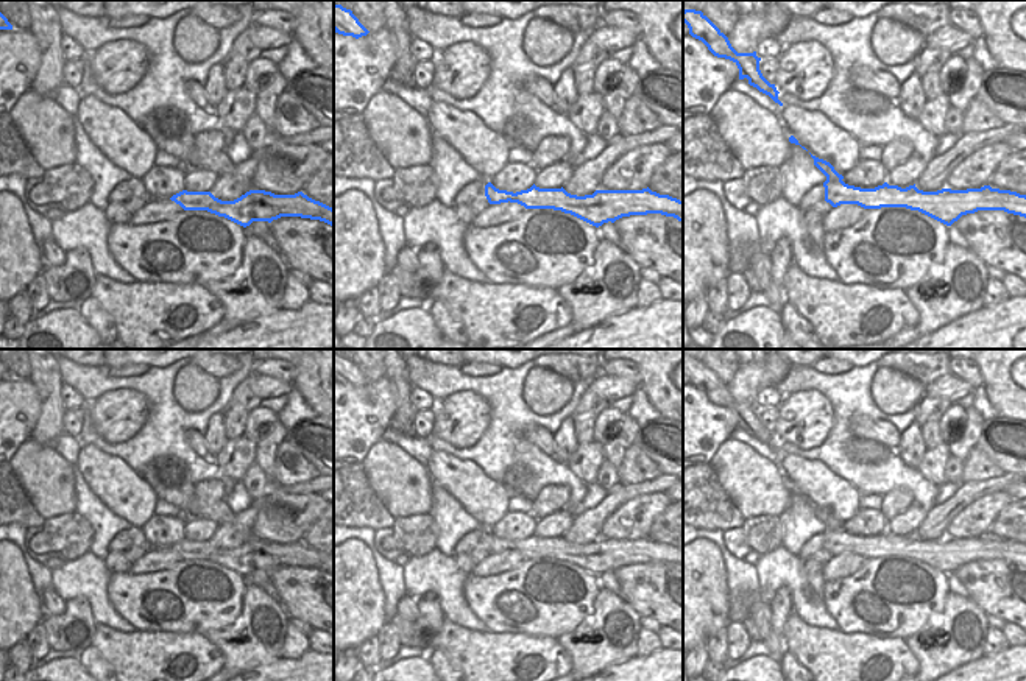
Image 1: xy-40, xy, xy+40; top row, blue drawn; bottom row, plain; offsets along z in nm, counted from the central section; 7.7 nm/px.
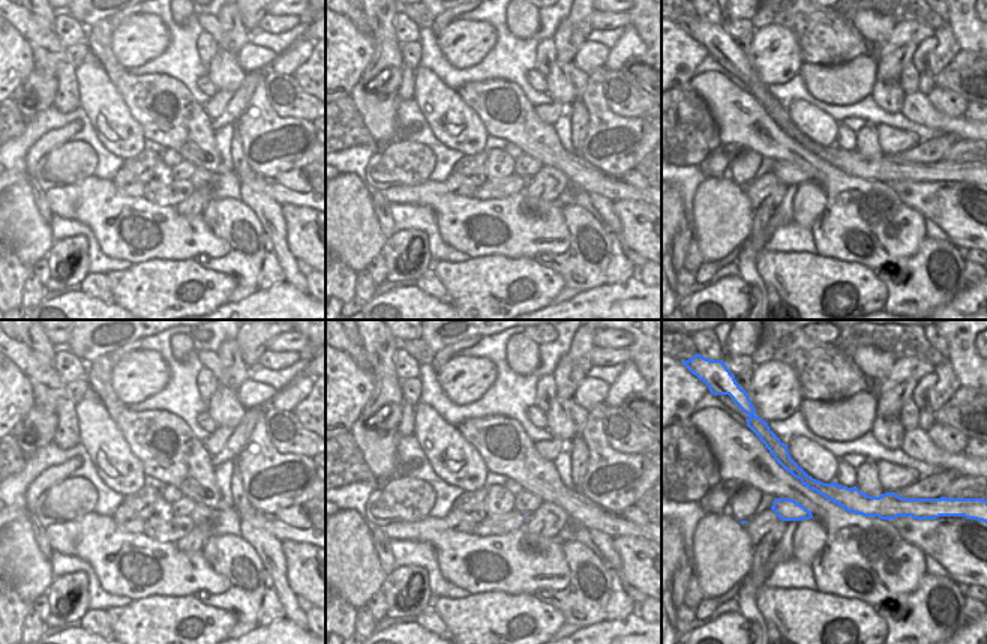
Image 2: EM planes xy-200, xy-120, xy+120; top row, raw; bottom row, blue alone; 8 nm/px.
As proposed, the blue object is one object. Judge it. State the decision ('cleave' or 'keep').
cleave

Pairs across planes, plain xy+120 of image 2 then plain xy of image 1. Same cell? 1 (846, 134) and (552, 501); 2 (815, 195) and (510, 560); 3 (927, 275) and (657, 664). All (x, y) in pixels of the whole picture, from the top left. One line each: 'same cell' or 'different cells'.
1: different cells
2: same cell
3: different cells

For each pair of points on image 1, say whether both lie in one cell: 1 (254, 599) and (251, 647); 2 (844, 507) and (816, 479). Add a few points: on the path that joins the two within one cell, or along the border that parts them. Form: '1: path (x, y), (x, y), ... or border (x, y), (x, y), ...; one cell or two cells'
1: path (248, 617), (223, 639), (233, 645); one cell
2: path (838, 499), (824, 485); one cell

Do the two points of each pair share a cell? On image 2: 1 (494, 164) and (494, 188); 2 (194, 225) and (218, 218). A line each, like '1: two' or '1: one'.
1: two
2: two

